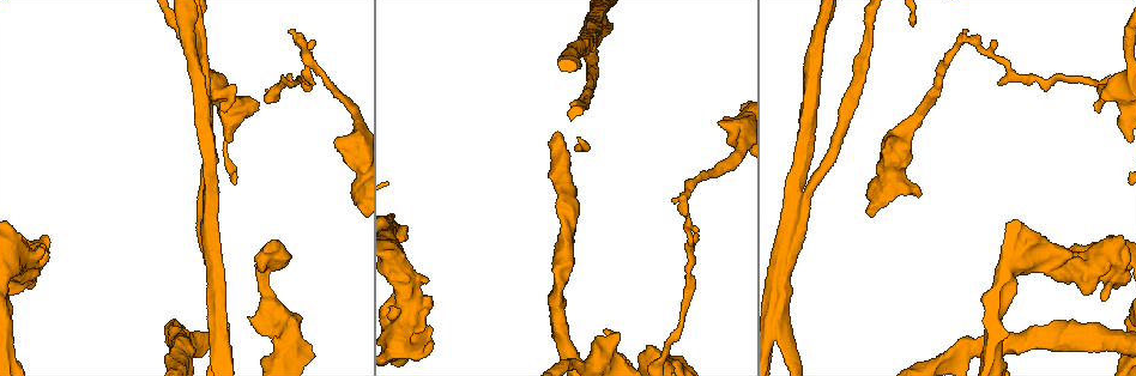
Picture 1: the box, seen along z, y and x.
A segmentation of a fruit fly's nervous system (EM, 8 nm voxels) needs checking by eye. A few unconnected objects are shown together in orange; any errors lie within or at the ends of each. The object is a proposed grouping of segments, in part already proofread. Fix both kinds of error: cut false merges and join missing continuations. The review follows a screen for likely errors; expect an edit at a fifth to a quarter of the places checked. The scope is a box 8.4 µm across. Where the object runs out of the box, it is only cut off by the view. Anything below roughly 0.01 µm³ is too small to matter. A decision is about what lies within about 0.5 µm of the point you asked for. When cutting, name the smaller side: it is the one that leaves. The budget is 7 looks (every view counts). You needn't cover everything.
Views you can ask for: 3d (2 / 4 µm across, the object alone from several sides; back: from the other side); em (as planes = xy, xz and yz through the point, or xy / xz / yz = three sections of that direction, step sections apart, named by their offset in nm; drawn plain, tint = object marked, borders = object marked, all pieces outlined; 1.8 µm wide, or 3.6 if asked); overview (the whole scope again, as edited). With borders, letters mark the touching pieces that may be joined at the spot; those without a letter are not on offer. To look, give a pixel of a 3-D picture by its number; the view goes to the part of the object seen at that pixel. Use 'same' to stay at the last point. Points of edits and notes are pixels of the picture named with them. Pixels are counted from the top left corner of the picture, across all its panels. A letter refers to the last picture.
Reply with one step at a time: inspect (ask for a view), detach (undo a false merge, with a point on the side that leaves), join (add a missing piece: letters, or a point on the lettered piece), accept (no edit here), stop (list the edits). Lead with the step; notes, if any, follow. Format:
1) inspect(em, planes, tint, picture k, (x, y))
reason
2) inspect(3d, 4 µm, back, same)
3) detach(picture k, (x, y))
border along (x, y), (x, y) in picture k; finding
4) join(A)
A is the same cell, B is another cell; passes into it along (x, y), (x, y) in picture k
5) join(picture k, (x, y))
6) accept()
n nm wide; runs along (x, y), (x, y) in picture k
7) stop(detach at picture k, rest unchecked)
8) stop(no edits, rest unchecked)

inspect(3d, 2 µm, picture 1, (222, 107))
thick end

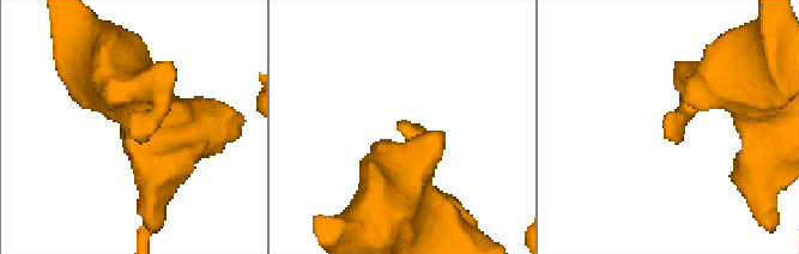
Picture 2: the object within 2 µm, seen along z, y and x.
inspect(em, yz, step 4, borders, picture 2, (667, 132))

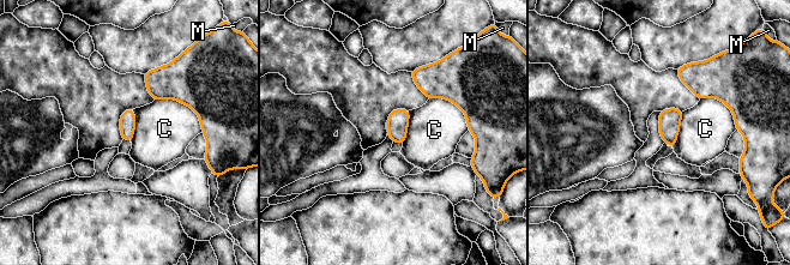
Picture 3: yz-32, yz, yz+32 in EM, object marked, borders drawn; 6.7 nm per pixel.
inspect(em, planes, borders, same)

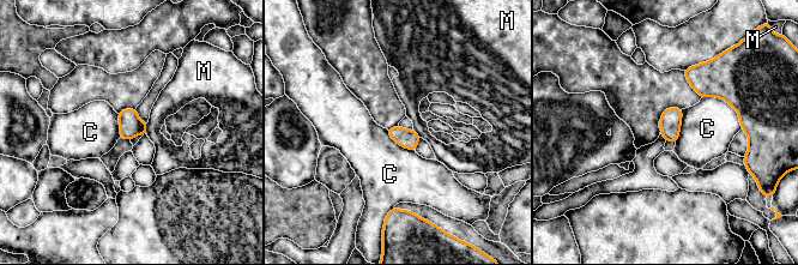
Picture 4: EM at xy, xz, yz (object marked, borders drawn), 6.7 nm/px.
accept()
C and M are other cells; border along (702, 96), (725, 100), (742, 128) in picture 4; no lettered piece goes on from it

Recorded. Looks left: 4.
inspect(3d, 2 µm, picture 1, (646, 347))
branch stops here

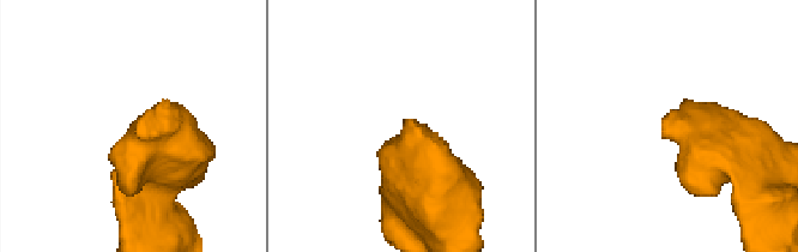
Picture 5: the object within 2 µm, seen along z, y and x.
inspect(em, xz, step 8, borders, picture 5, (662, 122))

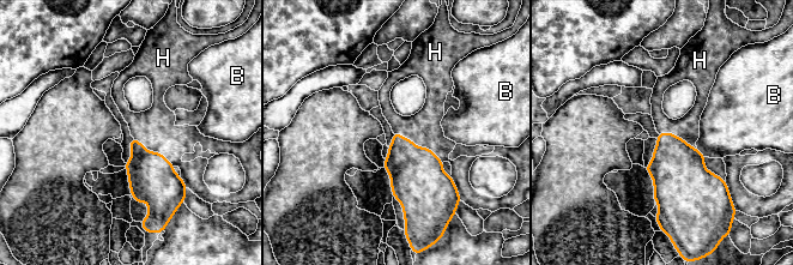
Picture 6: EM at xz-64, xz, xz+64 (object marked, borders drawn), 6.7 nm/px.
inspect(em, yz, step 16, borders, same)

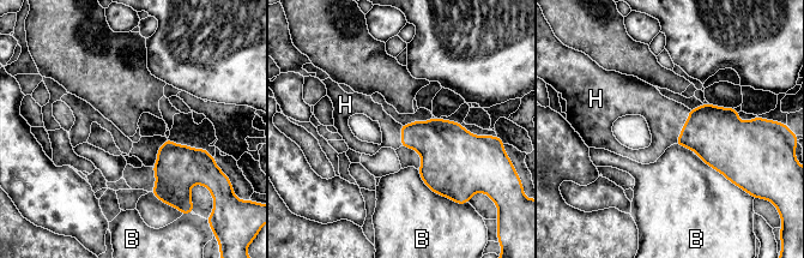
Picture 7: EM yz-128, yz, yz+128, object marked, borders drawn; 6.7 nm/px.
join(H)
H is the same cell, B is another cell; passes into it along (717, 134), (683, 126), (665, 118) in picture 7; the neuron continues

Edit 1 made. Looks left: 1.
inspect(em, planes, borders, picture 1, (208, 204))
two arms in line, one across

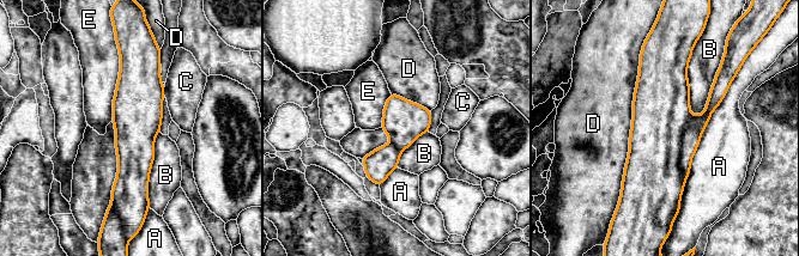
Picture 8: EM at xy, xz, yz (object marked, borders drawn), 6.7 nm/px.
detach(picture 8, (695, 126))
D touches over 1000 nm; A, B, C, D and E are other cells; the part that leaves runs along (718, 81), (684, 174) in picture 8; two neurons meet here

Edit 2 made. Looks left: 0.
stop(join at picture 7, detach at picture 8, rest unchecked)

